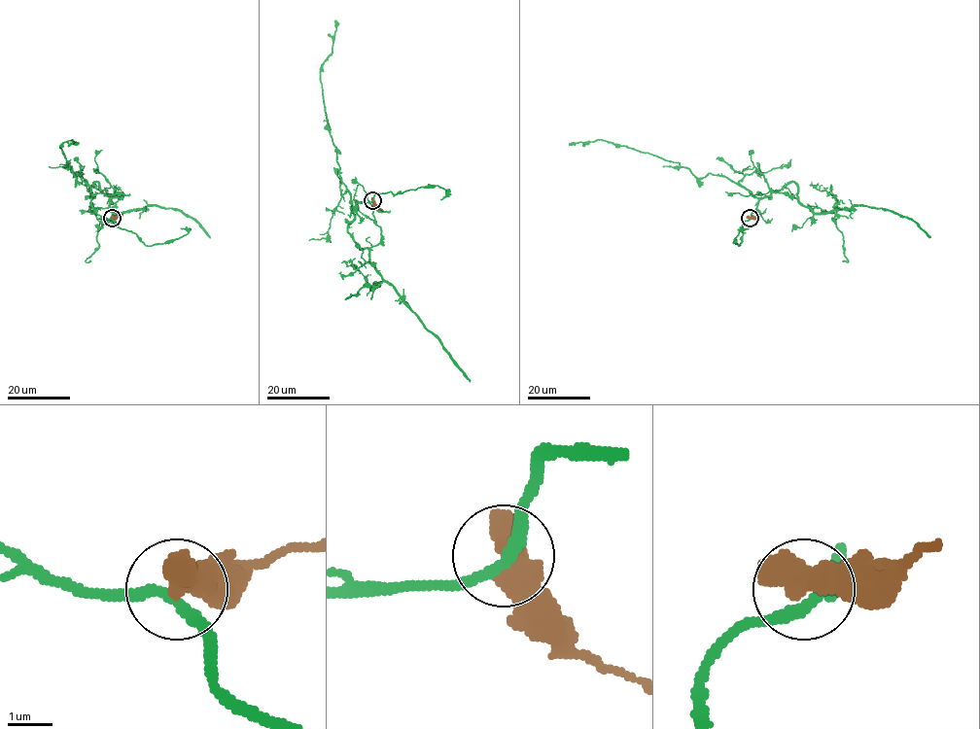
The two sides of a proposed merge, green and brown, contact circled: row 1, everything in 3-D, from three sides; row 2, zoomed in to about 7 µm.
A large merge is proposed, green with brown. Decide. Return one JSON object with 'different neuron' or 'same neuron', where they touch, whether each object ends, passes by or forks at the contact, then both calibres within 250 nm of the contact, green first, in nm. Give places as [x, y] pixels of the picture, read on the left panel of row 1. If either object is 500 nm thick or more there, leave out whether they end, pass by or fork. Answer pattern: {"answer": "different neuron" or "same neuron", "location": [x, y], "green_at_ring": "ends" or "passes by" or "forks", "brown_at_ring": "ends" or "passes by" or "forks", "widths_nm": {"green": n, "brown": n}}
{"answer": "different neuron", "location": [112, 218], "widths_nm": {"green": 260, "brown": 800}}

